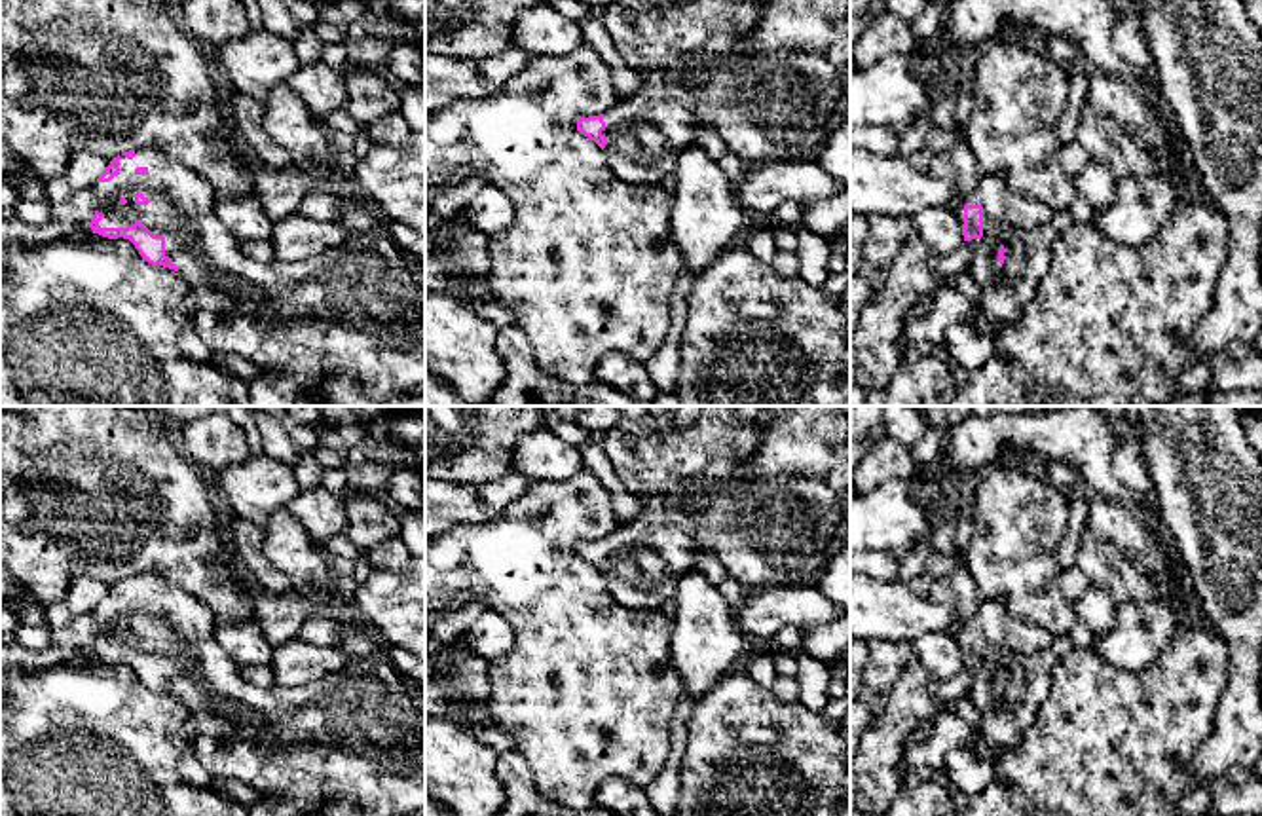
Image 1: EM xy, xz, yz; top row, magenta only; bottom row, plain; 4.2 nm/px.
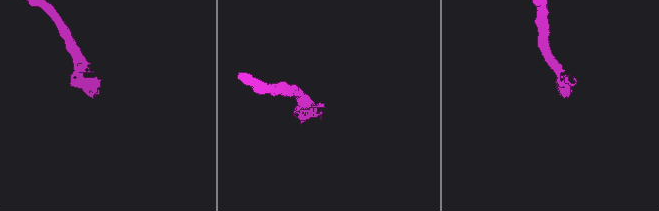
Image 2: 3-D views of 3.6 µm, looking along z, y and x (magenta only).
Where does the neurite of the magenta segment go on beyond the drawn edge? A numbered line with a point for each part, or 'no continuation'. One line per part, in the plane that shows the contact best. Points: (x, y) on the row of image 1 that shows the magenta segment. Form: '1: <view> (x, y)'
1: xy (348, 325)

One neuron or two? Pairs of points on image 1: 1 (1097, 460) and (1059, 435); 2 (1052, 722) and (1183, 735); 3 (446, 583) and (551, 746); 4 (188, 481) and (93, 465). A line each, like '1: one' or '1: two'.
1: one
2: one
3: one
4: one

